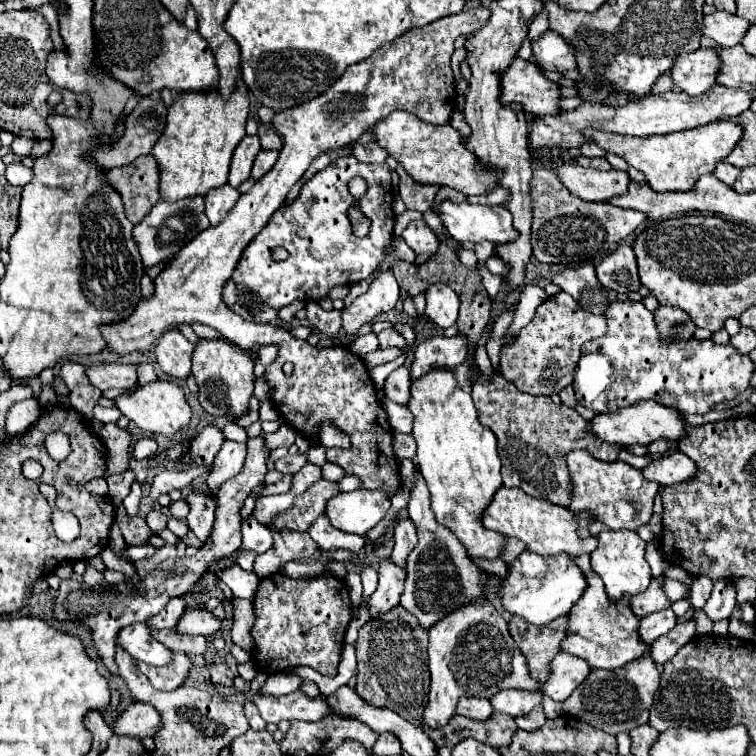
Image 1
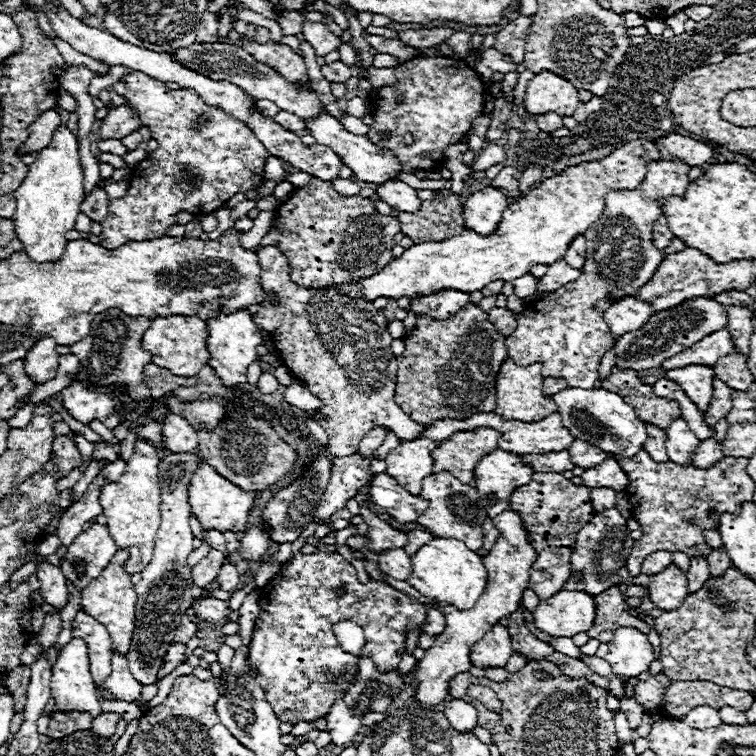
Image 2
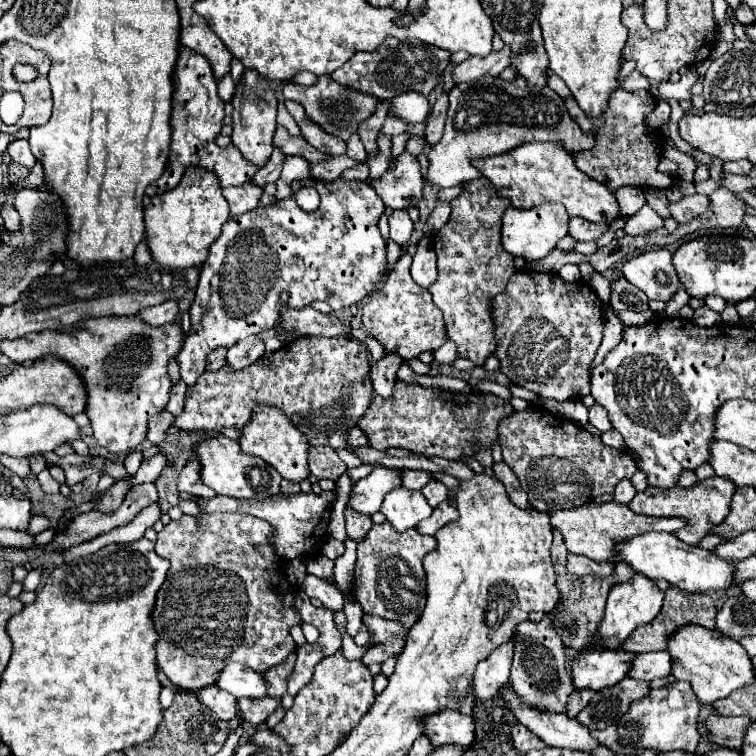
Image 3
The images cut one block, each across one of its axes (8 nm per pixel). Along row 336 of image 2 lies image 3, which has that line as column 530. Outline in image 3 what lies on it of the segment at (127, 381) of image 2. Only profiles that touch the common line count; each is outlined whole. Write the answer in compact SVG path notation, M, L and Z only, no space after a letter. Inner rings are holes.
M482 76L474 82L462 82L462 84L454 84L454 88L448 92L450 98L450 108L448 108L448 118L446 118L446 128L444 134L440 138L438 144L432 146L428 160L430 160L430 168L428 168L428 180L434 186L440 188L448 188L448 186L458 186L462 182L468 180L476 180L480 178L478 170L470 164L476 158L486 158L486 156L494 156L494 154L504 154L524 142L556 142L562 144L564 150L568 150L570 154L576 152L584 152L584 150L592 150L594 148L594 132L582 132L580 126L570 118L570 114L566 112L564 100L550 90L548 86L530 86L522 76L516 76L514 80L502 80L500 76Z

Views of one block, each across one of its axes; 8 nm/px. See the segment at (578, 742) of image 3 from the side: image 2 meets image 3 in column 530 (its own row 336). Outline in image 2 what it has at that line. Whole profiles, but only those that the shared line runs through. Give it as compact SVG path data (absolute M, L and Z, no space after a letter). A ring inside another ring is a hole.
M718 330L718 332L712 332L710 336L702 338L700 342L696 342L692 348L686 348L678 356L662 362L662 366L666 370L682 368L686 364L714 366L722 356L732 354L732 352L734 352L734 342L732 342L730 332L728 330Z

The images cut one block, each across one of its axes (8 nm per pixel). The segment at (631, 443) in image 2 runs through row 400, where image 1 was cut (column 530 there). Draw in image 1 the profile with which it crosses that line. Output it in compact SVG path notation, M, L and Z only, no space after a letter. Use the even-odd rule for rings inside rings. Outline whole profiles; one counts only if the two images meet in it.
M522 552L520 556L516 556L514 562L508 564L506 576L496 576L496 580L496 596L500 598L502 608L510 614L522 616L528 624L534 626L550 624L552 620L568 614L568 610L578 602L586 586L580 568L572 562L568 554L536 556Z

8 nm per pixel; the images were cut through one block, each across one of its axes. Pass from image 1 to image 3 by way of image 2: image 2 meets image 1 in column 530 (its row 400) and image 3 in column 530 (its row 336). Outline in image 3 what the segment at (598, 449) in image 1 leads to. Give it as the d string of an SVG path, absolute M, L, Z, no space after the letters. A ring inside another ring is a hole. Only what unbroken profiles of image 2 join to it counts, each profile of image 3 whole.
M528 406L522 412L504 416L498 426L498 442L504 462L518 476L530 506L546 514L576 508L596 496L612 494L622 478L632 478L636 472L636 462L628 452L606 446L600 436L592 436L576 422L538 406Z

